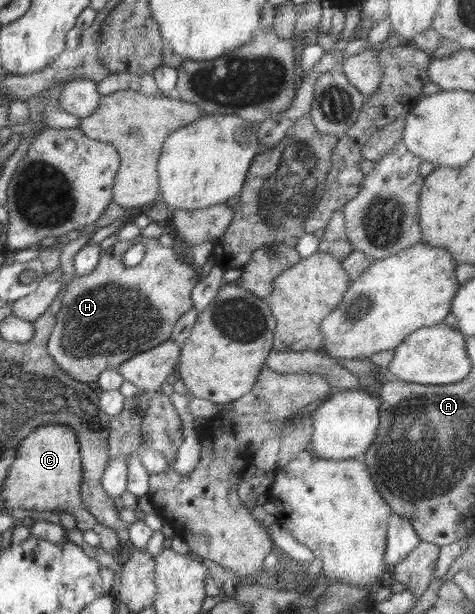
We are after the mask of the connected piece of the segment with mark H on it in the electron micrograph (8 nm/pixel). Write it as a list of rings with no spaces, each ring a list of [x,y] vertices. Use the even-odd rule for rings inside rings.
[[[139,235],[133,240],[118,241],[100,254],[99,265],[93,273],[71,280],[65,288],[61,310],[57,312],[56,325],[47,343],[49,356],[69,377],[81,383],[96,382],[103,370],[117,369],[133,355],[145,352],[171,338],[173,324],[193,308],[191,294],[199,281],[198,267],[189,266],[179,260],[173,248],[162,246],[155,238],[145,239]],[[139,243],[146,246],[141,263],[131,267],[123,265],[123,254]]]

